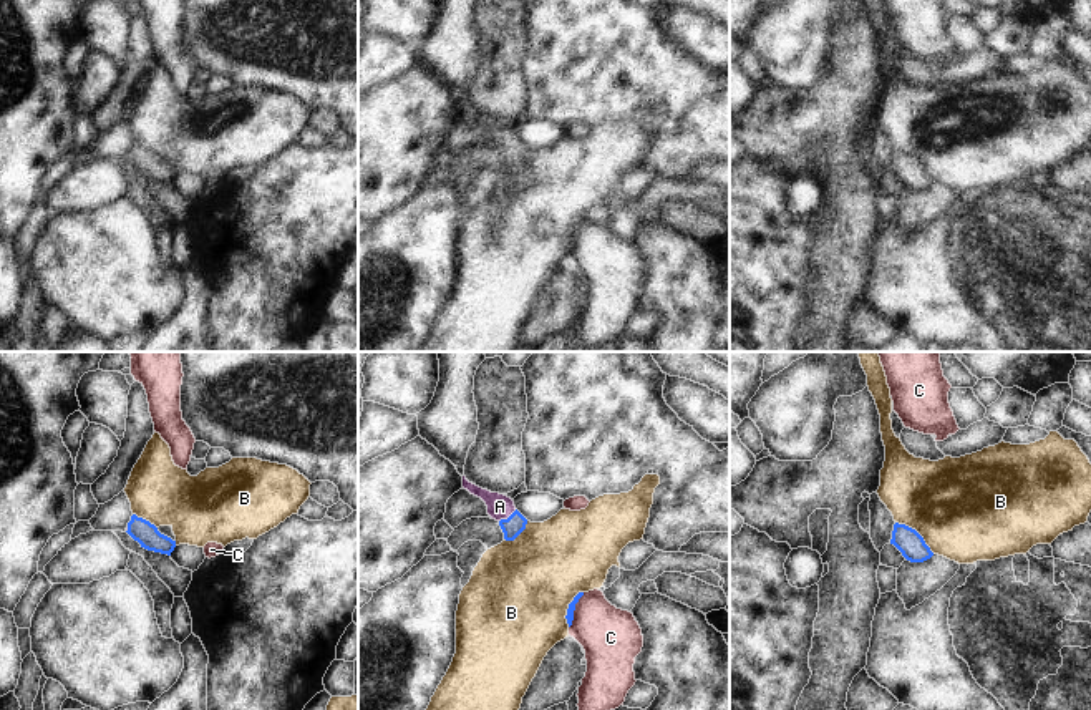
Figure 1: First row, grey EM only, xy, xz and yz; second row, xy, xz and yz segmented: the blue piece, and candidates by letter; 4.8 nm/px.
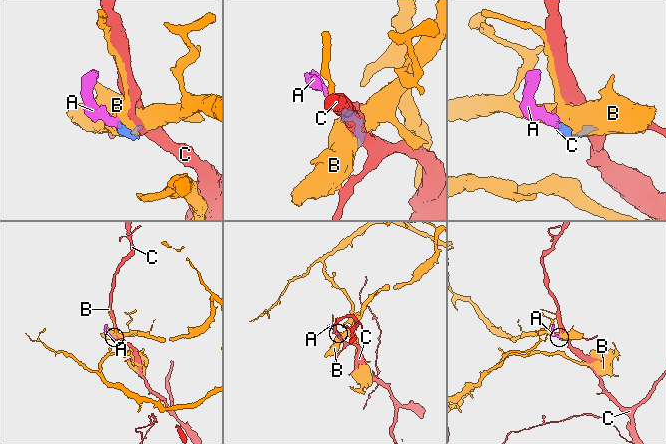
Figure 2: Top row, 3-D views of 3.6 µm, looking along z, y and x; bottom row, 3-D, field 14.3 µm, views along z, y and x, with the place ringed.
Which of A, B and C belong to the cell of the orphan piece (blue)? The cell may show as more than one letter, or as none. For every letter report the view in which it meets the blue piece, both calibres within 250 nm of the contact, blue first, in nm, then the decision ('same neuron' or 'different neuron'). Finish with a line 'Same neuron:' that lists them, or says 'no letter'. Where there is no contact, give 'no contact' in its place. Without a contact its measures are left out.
A: xz | 100/120 nm | same neuron
B: yz | 130/480 nm | different neuron
C: xz | 40/280 nm | different neuron
Same neuron: A

